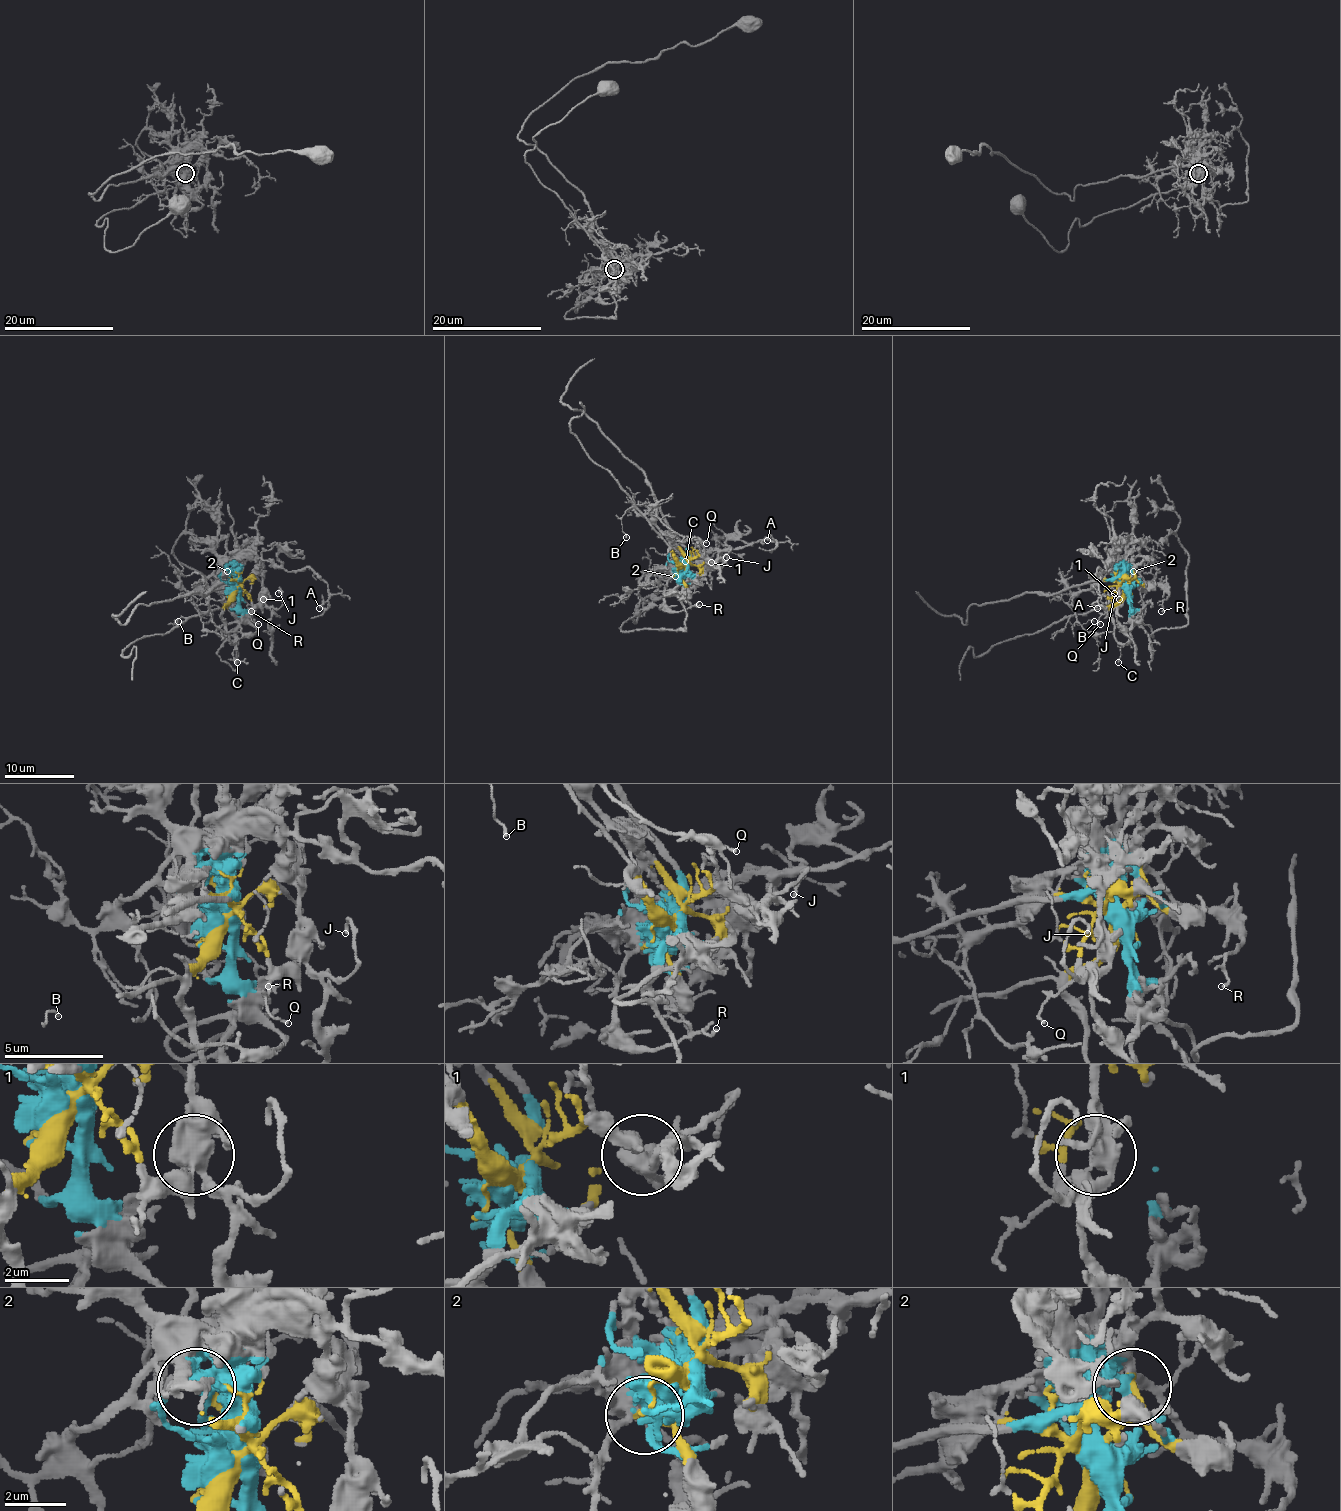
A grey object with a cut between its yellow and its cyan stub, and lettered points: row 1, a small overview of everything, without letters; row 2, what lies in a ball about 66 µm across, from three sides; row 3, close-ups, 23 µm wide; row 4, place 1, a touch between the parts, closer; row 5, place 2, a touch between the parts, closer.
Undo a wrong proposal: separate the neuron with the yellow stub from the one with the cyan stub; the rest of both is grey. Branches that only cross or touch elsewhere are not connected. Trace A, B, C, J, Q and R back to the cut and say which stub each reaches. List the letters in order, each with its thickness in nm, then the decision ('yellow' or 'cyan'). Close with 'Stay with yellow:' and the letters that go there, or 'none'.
A: 220 nm thick; cyan
B: 120 nm thick; yellow
C: 110 nm thick; yellow
J: 140 nm thick; cyan
Q: 80 nm thick; yellow
R: 130 nm thick; yellow
Stay with yellow: B, C, Q, R

